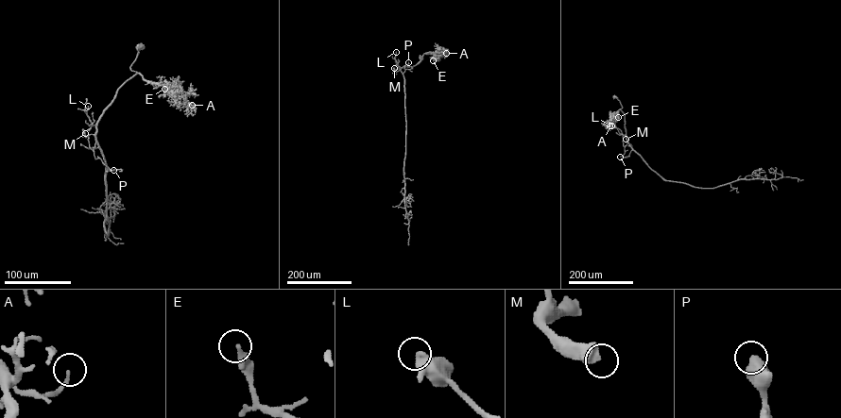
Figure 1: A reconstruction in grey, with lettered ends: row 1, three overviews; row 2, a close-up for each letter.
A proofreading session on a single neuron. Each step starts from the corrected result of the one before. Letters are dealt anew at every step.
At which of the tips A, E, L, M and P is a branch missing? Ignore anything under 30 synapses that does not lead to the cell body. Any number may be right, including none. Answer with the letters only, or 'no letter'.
no letter

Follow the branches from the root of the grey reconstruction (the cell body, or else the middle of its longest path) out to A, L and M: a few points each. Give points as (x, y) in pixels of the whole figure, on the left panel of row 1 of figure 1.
A: (165, 86), (175, 88), (192, 105)
L: (165, 86), (147, 82), (137, 73), (118, 89), (95, 125), (84, 110), (88, 106)
M: (165, 86), (147, 82), (137, 73), (118, 89), (100, 118), (96, 132), (86, 137), (85, 133)

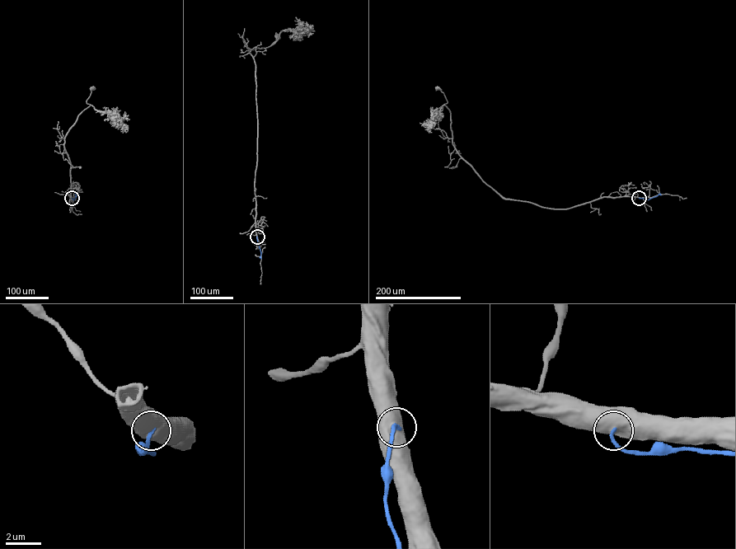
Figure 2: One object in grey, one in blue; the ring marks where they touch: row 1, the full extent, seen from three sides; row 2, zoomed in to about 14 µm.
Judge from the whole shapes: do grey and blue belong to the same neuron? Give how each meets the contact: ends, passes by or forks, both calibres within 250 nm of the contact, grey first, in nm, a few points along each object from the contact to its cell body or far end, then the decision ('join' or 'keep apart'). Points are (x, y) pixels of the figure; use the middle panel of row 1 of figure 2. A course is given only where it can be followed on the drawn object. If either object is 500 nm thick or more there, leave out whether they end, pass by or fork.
800 nm thick on the grey side, 190 nm on the other; grey runs (257, 236), (255, 64), (249, 50), (266, 48), (274, 43), (283, 30), (293, 30); blue runs (257, 236), (260, 259); keep apart

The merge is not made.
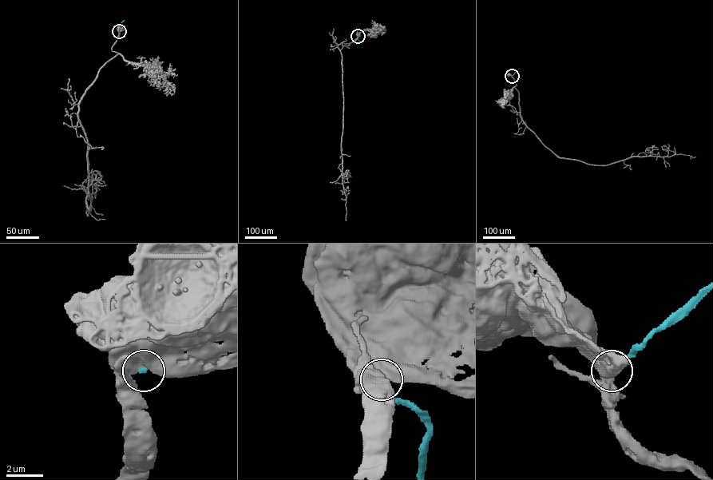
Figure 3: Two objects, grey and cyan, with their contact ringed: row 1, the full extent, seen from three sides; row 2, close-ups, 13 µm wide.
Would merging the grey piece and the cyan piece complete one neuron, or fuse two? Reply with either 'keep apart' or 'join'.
keep apart

